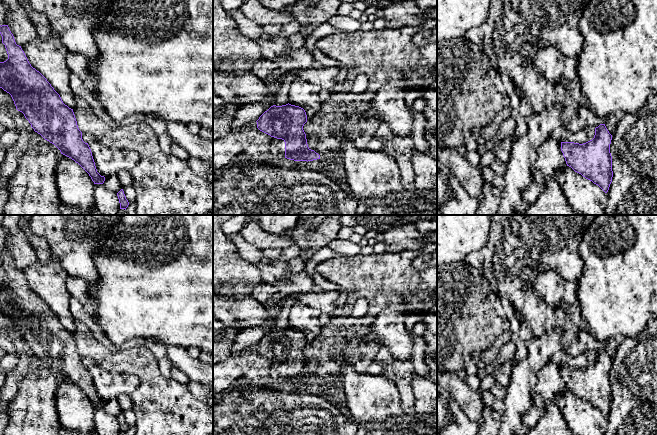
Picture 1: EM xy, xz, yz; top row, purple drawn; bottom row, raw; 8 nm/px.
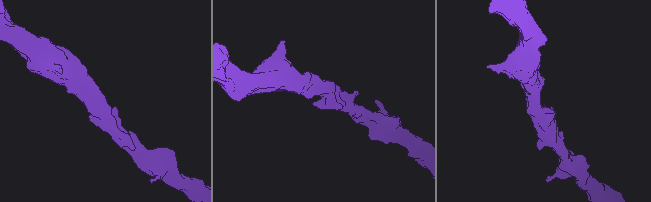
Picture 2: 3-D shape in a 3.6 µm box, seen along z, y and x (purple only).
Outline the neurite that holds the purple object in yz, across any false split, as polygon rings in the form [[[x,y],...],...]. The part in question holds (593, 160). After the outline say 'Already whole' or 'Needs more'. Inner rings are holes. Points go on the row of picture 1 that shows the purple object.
[[[605,124],[595,128],[594,138],[586,143],[561,142],[567,166],[598,185],[605,193],[612,182],[612,135]]]. Already whole

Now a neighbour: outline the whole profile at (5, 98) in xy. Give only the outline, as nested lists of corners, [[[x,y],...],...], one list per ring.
[[[0,88],[0,104],[8,104],[16,108],[14,101],[9,93]]]

